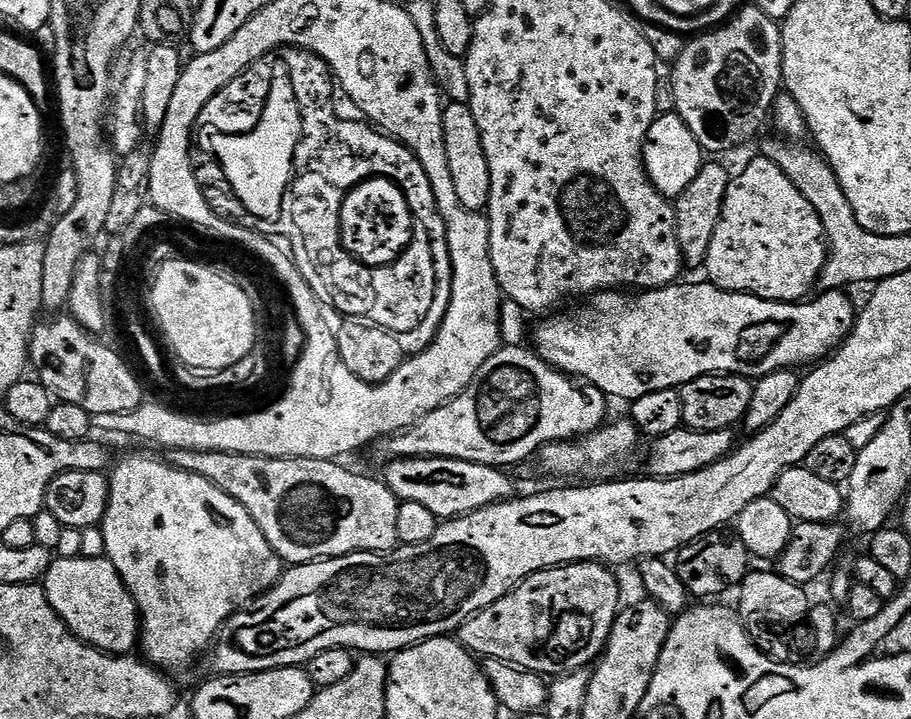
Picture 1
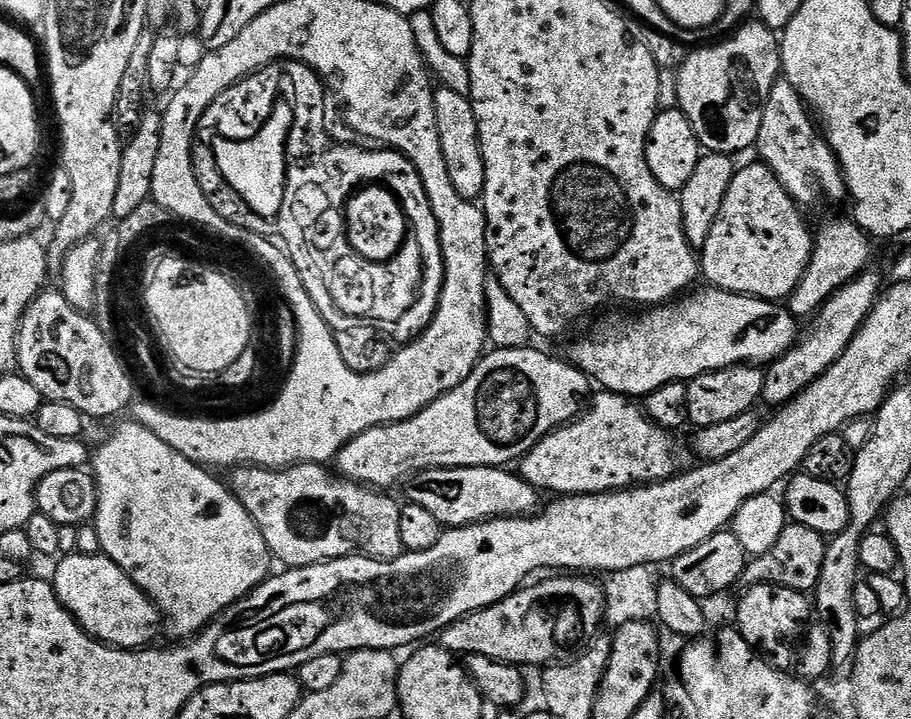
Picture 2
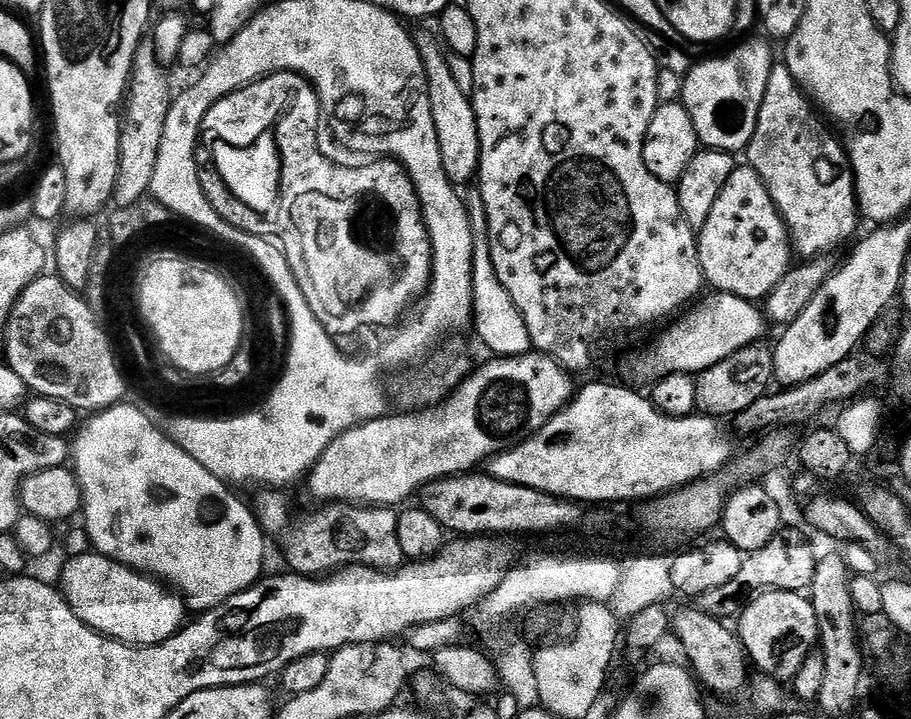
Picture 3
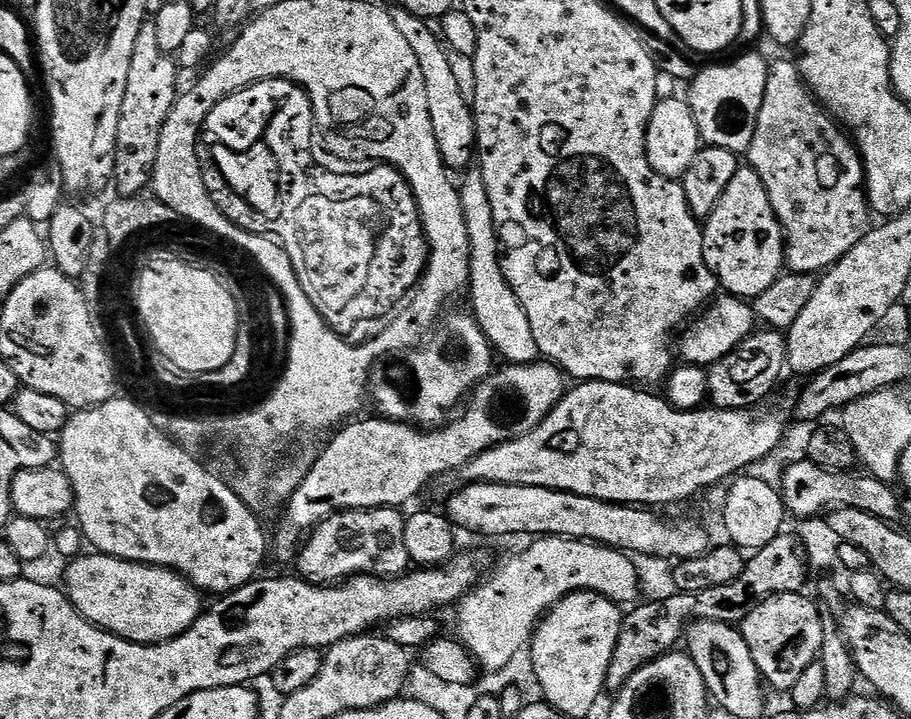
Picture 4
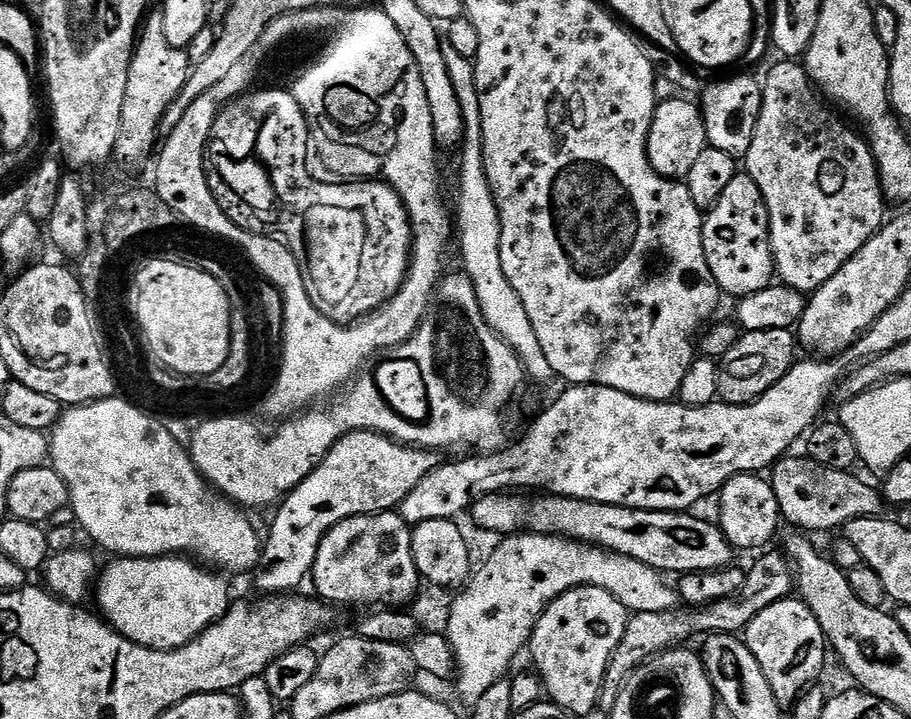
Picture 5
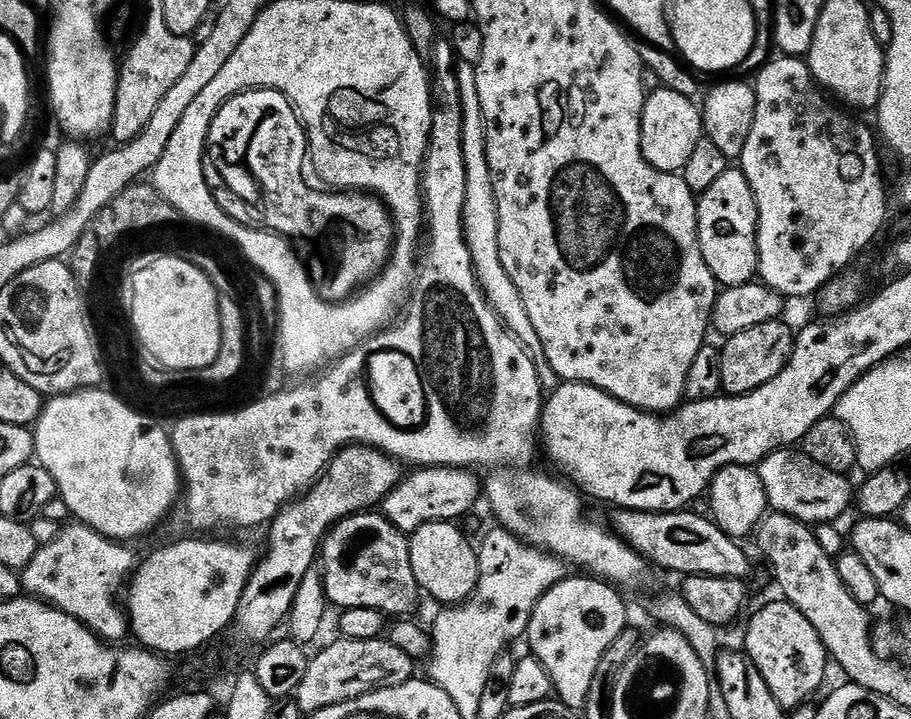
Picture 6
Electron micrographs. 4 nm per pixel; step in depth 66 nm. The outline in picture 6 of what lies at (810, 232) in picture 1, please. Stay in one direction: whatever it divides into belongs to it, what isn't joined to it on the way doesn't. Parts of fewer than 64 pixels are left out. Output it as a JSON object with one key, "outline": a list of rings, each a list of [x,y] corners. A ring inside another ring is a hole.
{"outline":[[[729,167],[716,185],[704,192],[696,206],[698,218],[698,238],[702,246],[702,258],[710,266],[717,285],[724,288],[737,288],[753,283],[760,270],[760,250],[758,248],[758,206],[754,190],[739,167]]]}

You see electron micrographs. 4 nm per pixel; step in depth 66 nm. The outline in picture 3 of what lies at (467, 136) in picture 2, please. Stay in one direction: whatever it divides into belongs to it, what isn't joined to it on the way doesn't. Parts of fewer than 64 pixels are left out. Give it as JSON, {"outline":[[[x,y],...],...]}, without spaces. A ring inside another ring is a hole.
{"outline":[[[417,35],[415,41],[416,49],[420,52],[426,70],[428,93],[430,94],[430,114],[434,114],[438,150],[442,150],[442,167],[446,170],[446,178],[450,178],[450,182],[457,186],[468,184],[471,180],[473,183],[480,175],[480,139],[472,97],[463,93],[458,87],[448,65],[449,59],[443,56],[441,45],[431,35]]]}

